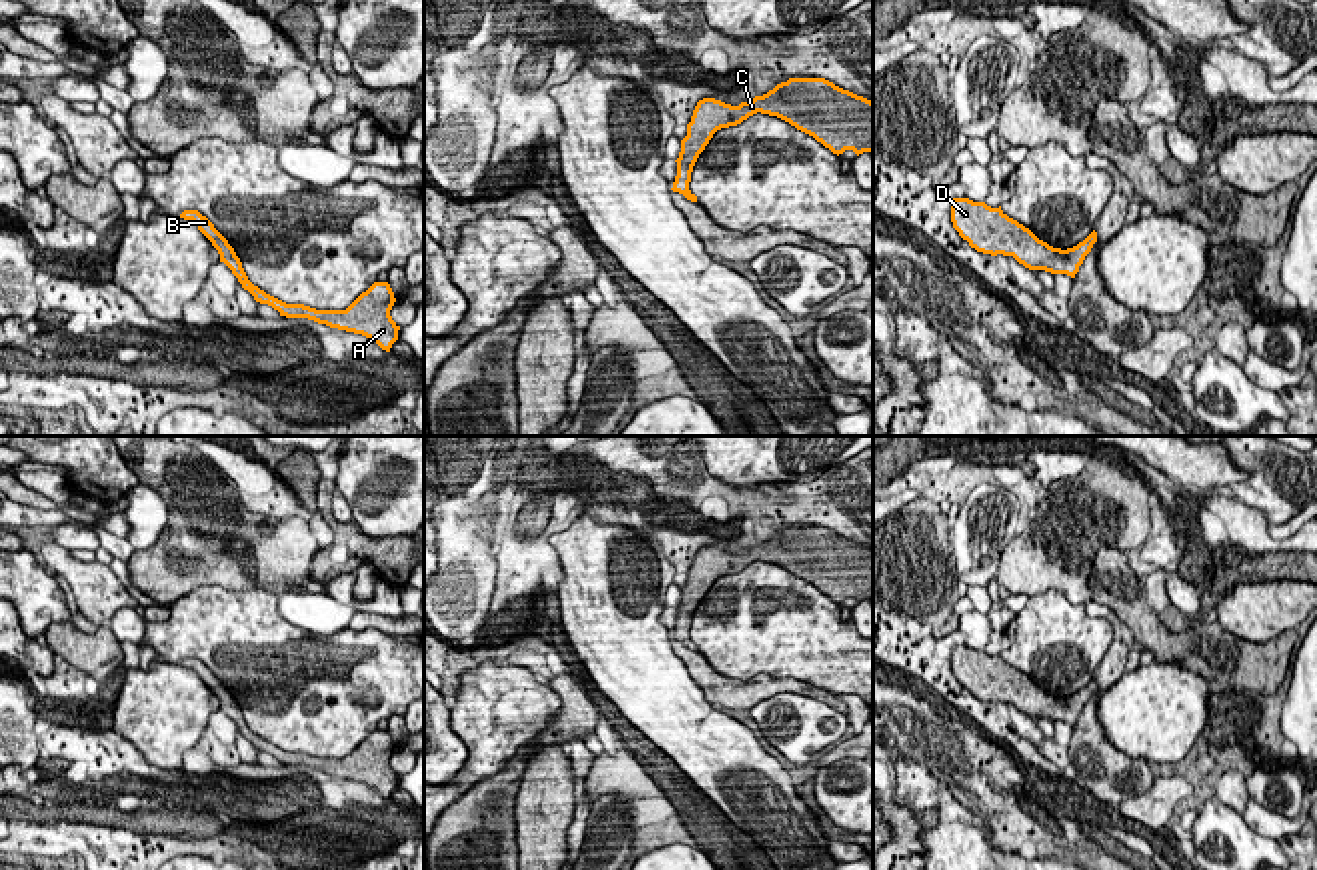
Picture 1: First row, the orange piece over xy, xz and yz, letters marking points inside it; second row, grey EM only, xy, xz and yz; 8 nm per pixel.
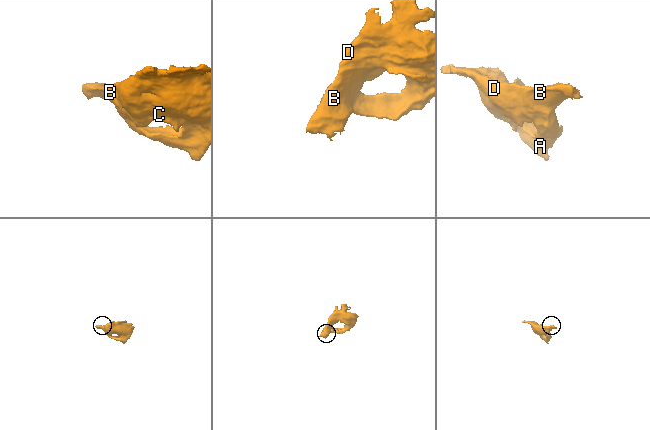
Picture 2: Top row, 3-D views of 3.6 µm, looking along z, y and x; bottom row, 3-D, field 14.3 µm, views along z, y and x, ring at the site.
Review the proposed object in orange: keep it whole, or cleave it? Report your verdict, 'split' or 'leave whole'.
leave whole

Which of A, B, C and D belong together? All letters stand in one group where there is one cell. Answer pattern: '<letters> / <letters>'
A B C D

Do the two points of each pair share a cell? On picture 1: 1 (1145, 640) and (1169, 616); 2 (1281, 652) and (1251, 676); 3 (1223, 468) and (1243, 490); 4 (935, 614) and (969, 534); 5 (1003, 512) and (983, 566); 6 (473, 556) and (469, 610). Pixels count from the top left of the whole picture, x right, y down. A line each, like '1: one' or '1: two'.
1: two
2: one
3: two
4: two
5: one
6: one

